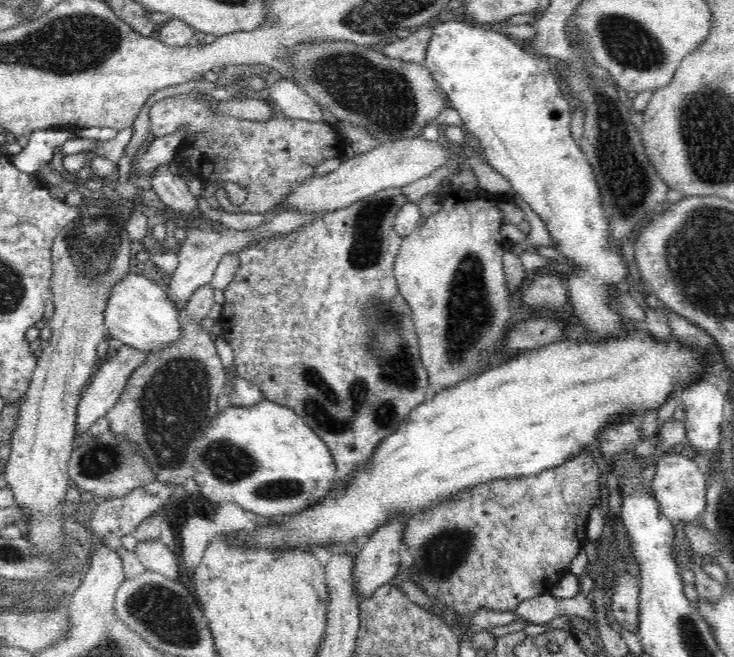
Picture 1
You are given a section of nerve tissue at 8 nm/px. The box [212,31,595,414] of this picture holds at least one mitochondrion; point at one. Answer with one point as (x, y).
(382, 97)

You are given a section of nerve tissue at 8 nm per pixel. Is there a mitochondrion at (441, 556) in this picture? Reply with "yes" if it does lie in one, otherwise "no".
yes

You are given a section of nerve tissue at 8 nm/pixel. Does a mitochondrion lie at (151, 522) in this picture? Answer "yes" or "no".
no

